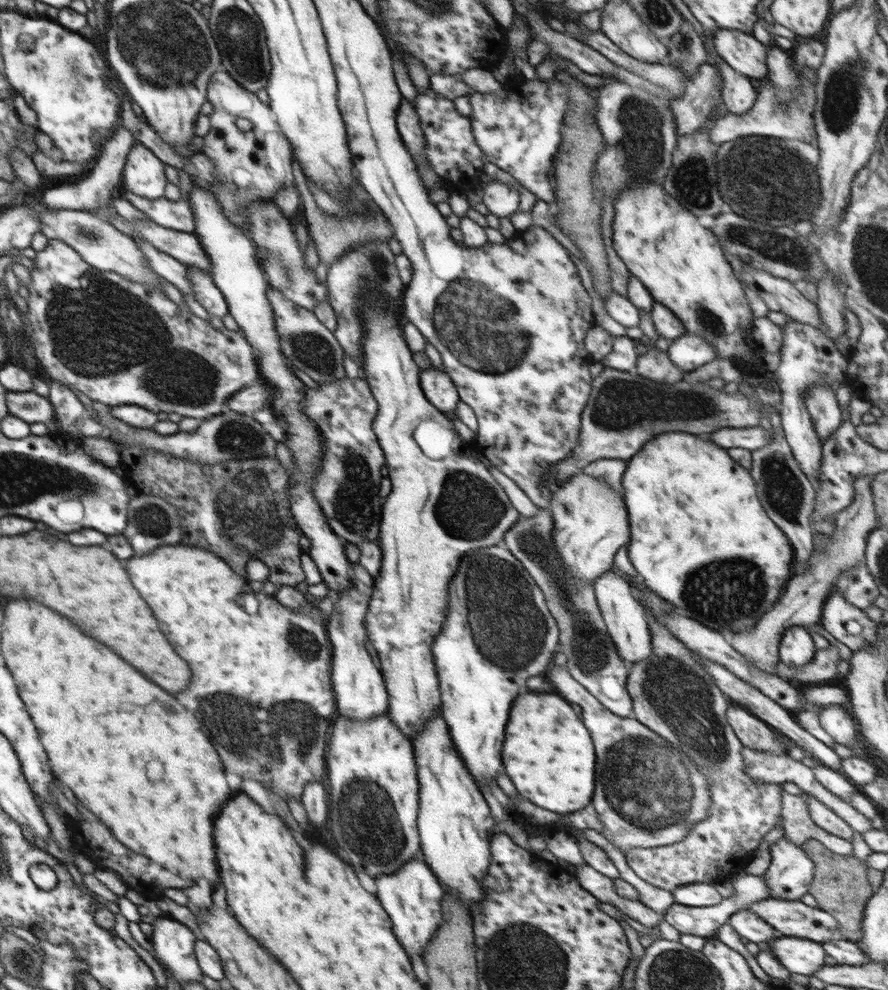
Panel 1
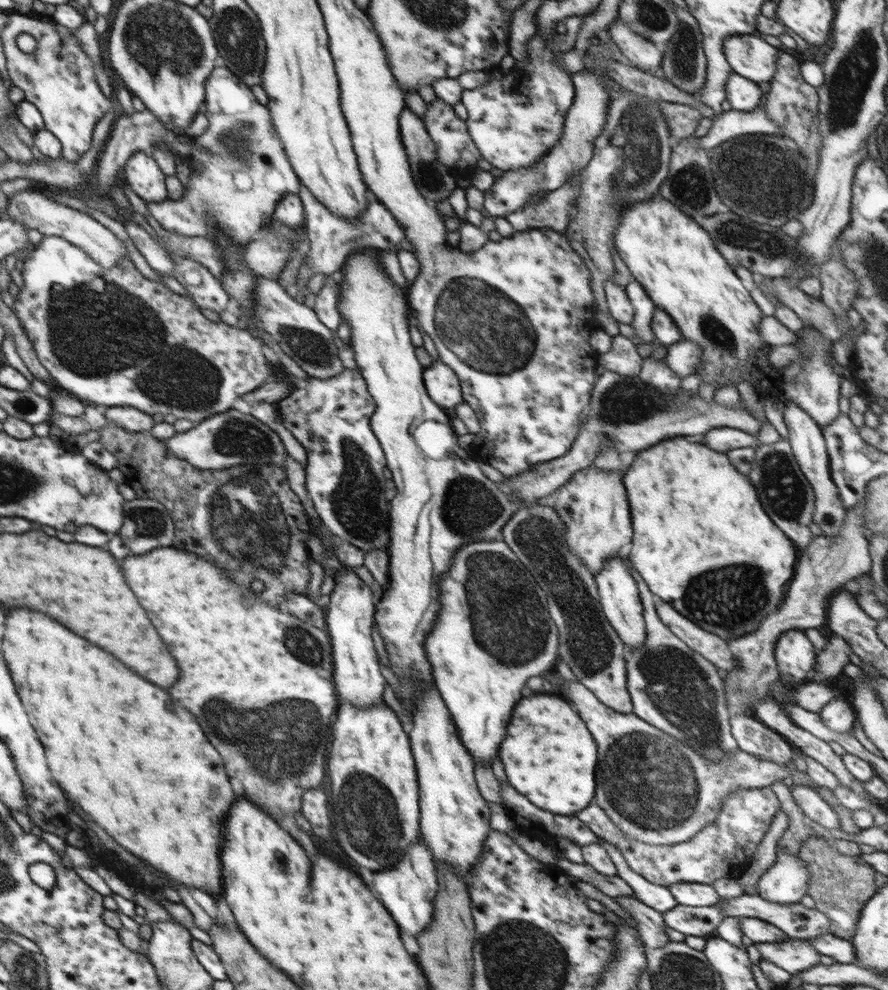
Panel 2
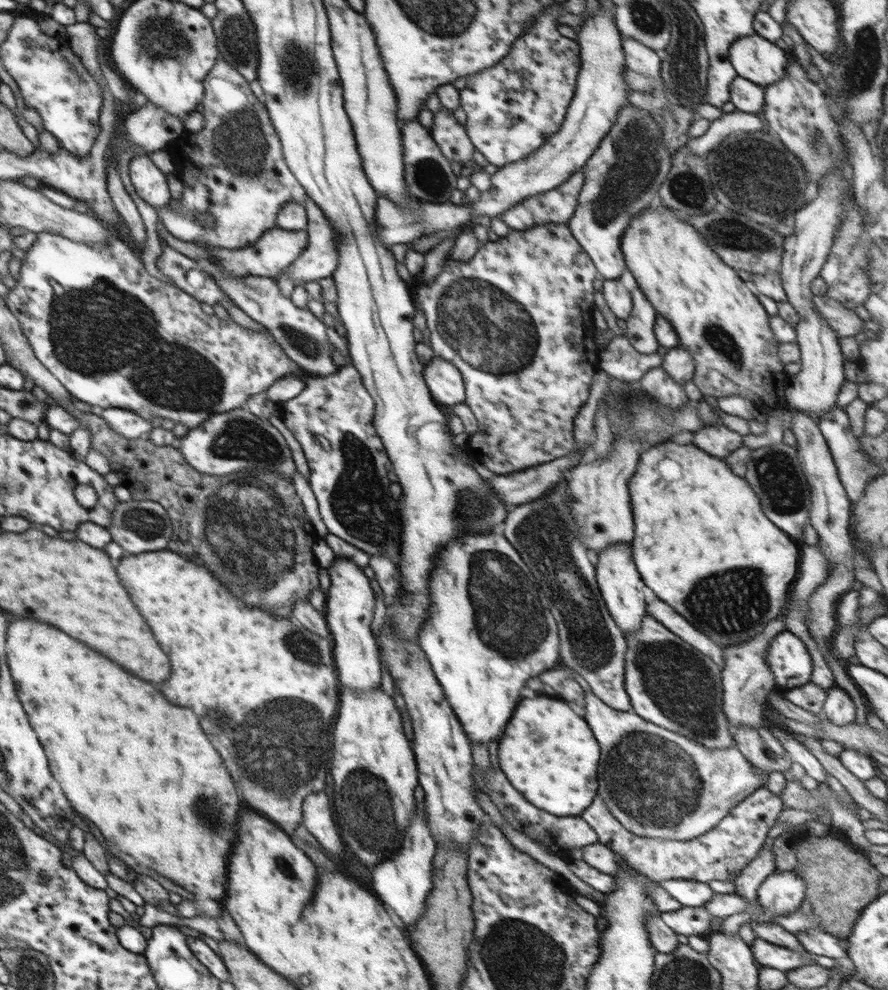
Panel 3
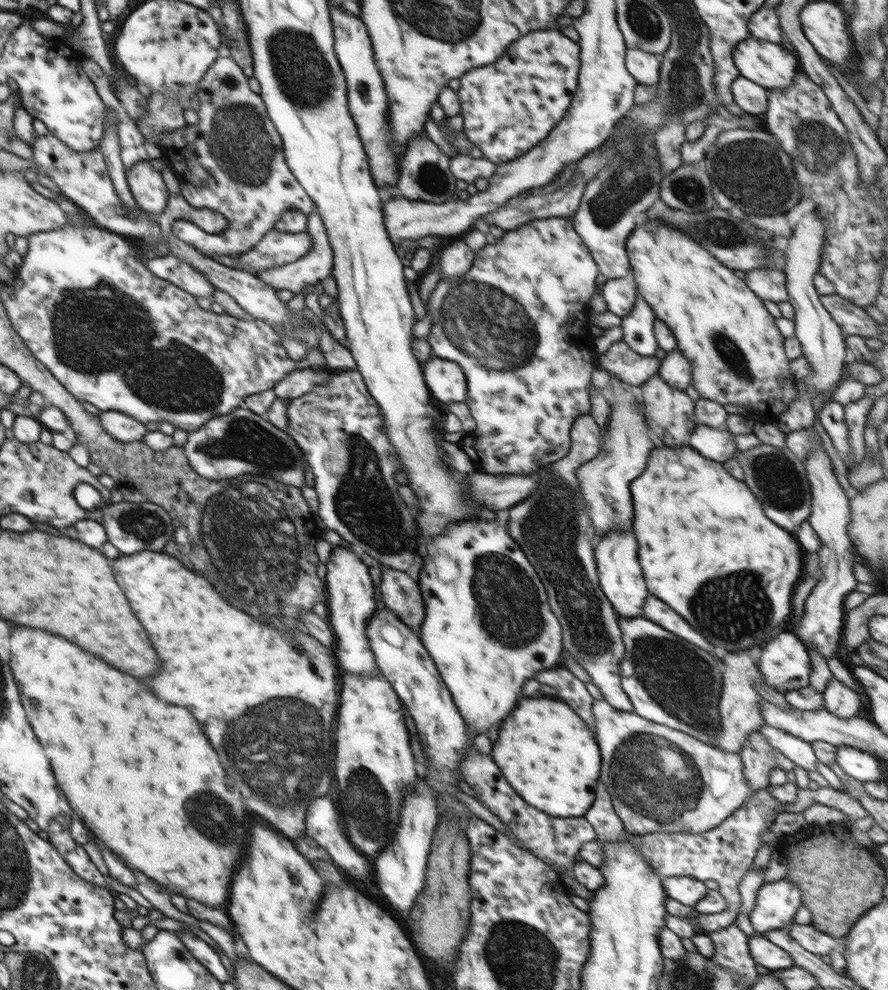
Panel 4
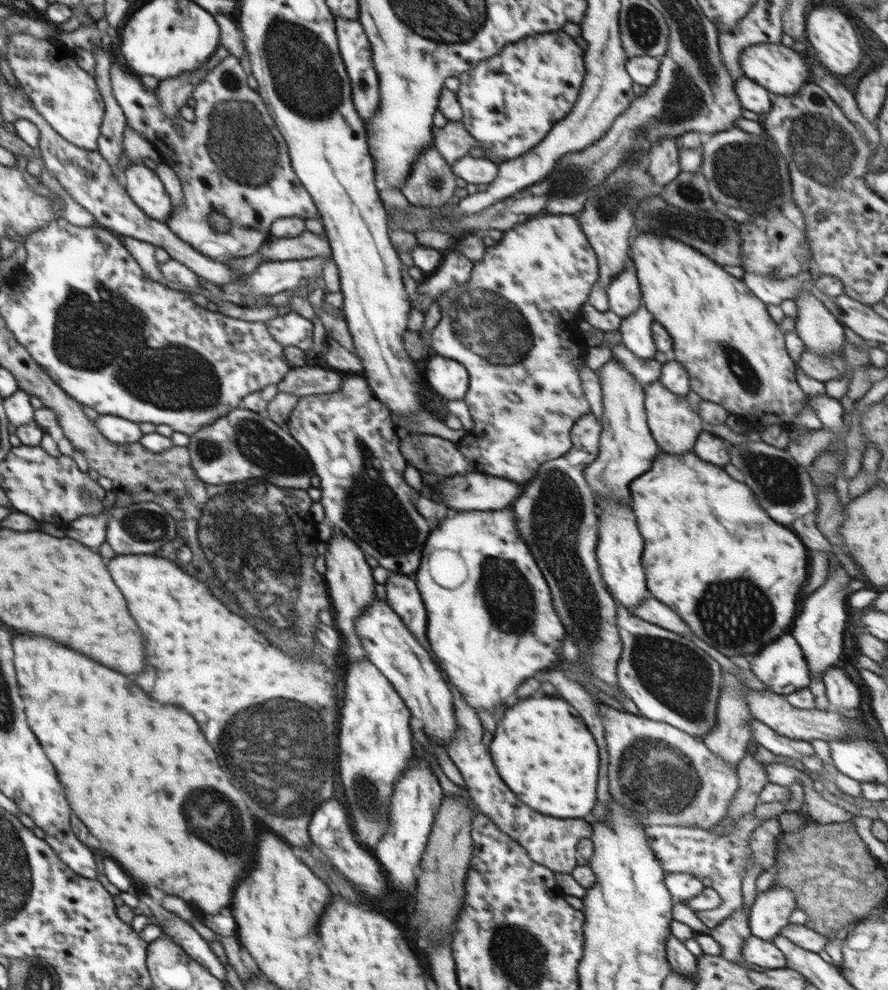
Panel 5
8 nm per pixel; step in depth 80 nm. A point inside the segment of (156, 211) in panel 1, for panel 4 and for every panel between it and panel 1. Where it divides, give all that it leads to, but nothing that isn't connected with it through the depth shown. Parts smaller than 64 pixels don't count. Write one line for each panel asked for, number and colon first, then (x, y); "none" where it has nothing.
2: (238, 171)
3: (234, 169)
4: (232, 162)

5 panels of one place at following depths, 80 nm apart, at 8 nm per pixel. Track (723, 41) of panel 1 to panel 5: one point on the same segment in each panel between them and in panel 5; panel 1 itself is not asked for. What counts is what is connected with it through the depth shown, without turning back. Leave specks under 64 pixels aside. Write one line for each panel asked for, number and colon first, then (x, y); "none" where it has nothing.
2: (752, 57)
3: (754, 58)
4: (769, 65)
5: (781, 70)

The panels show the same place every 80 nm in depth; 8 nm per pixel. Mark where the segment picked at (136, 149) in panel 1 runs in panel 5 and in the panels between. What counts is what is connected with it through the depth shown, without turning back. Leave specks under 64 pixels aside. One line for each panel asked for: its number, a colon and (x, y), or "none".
2: (146, 179)
3: (150, 183)
4: (146, 184)
5: (146, 190)

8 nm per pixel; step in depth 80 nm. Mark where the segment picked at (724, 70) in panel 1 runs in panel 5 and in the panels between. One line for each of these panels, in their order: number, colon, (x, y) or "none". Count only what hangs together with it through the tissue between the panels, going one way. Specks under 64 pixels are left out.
2: (745, 96)
3: (748, 97)
4: (750, 97)
5: (754, 98)

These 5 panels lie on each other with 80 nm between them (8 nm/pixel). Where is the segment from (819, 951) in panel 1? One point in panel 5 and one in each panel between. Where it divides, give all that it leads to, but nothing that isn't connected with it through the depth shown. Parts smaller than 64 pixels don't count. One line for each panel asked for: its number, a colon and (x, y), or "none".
2: (793, 955)
3: (768, 954)
4: (763, 952)
5: (766, 954)

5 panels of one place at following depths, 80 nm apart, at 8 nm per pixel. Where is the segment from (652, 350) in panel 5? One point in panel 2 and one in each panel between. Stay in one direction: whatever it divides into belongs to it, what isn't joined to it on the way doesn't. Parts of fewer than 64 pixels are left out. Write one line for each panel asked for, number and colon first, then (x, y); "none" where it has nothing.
2: (644, 308)
3: (640, 324)
4: (637, 332)

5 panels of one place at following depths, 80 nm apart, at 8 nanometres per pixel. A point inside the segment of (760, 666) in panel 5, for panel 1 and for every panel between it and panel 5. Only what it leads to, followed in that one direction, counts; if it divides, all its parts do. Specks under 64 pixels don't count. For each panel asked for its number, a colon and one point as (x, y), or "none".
1: (796, 648)
2: (795, 656)
3: (788, 658)
4: (785, 664)

